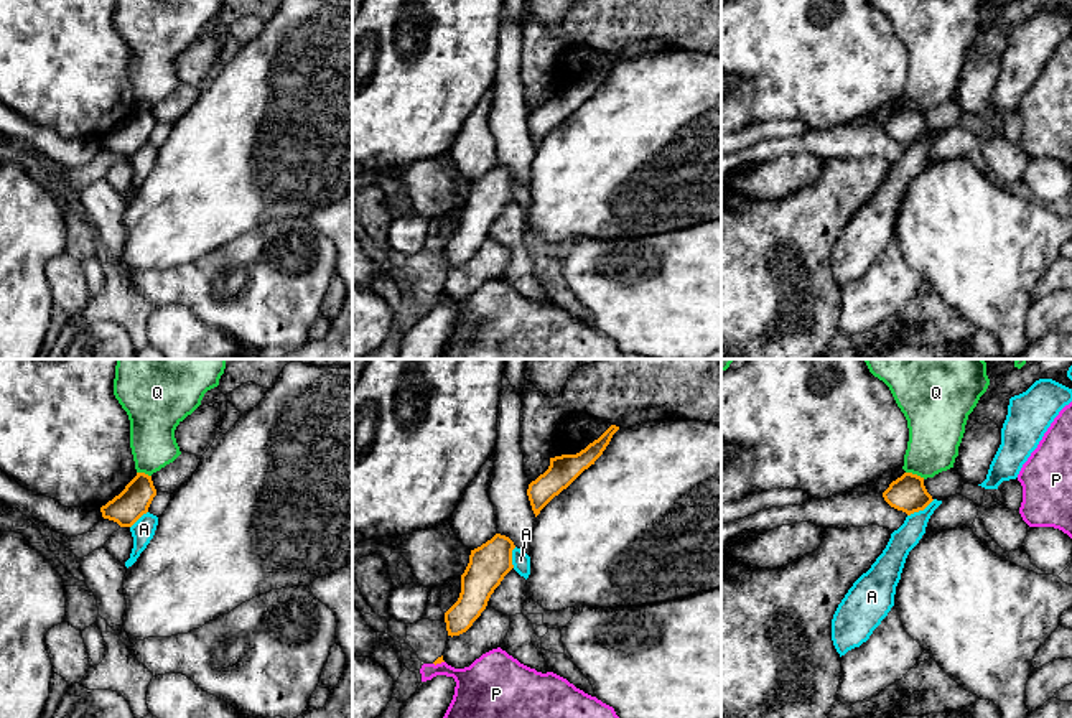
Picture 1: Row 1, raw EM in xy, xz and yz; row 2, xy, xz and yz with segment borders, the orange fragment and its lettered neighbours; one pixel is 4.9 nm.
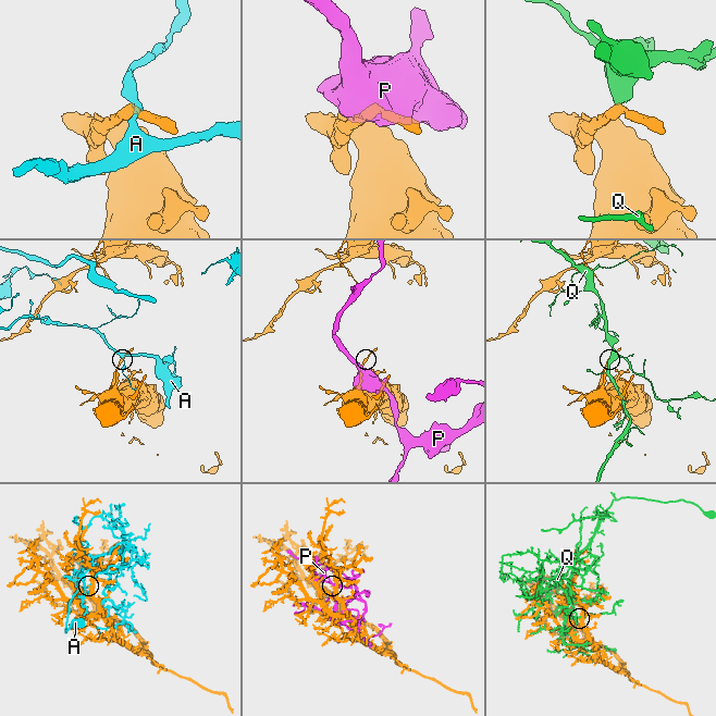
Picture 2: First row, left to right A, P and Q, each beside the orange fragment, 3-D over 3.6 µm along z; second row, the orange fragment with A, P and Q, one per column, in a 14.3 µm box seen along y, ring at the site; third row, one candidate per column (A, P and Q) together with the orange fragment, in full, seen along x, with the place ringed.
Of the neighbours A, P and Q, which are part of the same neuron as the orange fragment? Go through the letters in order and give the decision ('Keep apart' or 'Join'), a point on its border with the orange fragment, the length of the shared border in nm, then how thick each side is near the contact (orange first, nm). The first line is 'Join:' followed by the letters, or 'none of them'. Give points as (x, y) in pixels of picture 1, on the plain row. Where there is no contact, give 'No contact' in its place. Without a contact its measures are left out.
Join: none of them
A: Keep apart. Touches orange at yz (921, 140). Shared border 160 nm. Thickness 180 nm (orange) against 120 nm
P: Keep apart. Touches orange at xz (438, 293). Shared border 60 nm. Thickness 30 nm (orange) against 260 nm
Q: Keep apart. Touches orange at yz (916, 106). Shared border 100 nm. Thickness 180 nm (orange) against 280 nm

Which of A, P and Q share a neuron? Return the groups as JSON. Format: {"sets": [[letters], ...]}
{"sets": [["A"], ["P"], ["Q"]]}

